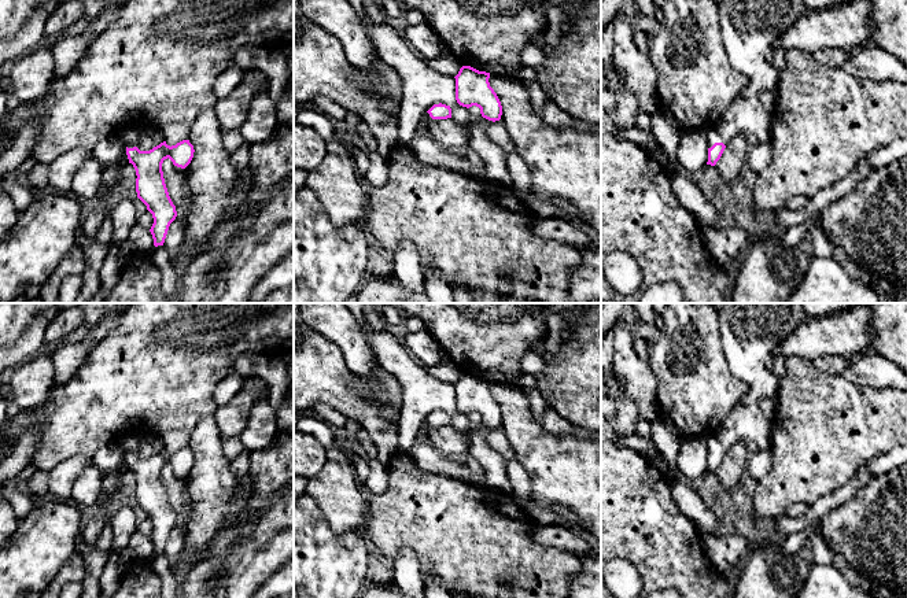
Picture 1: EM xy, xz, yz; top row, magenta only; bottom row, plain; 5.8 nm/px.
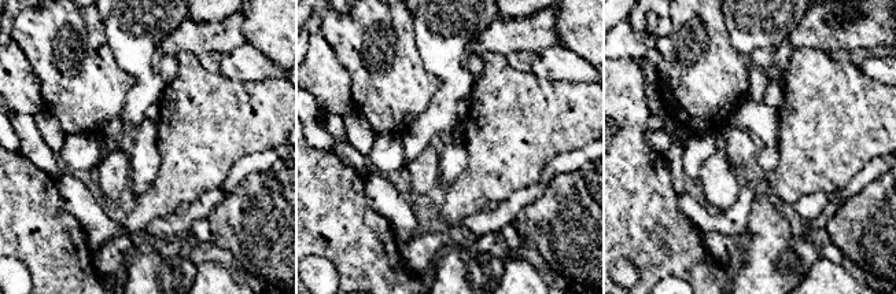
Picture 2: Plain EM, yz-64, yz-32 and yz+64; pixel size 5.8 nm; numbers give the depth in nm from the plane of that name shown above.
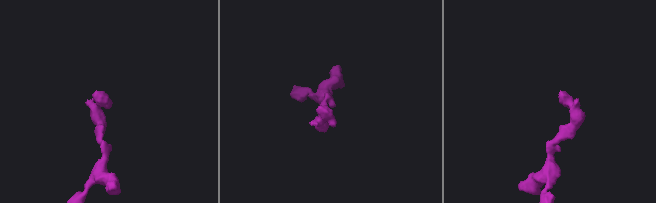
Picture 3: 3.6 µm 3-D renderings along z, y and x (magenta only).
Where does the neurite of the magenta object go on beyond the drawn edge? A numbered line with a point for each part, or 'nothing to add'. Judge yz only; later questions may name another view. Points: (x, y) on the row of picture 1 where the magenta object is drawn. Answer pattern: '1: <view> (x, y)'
1: yz (749, 29)

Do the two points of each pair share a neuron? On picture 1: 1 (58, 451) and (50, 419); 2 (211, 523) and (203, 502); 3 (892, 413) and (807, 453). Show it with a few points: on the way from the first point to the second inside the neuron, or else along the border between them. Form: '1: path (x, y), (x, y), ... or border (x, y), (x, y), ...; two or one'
1: path (58, 443), (58, 427); one
2: path (210, 517), (209, 508); one
3: path (872, 421), (836, 425), (828, 432); one

